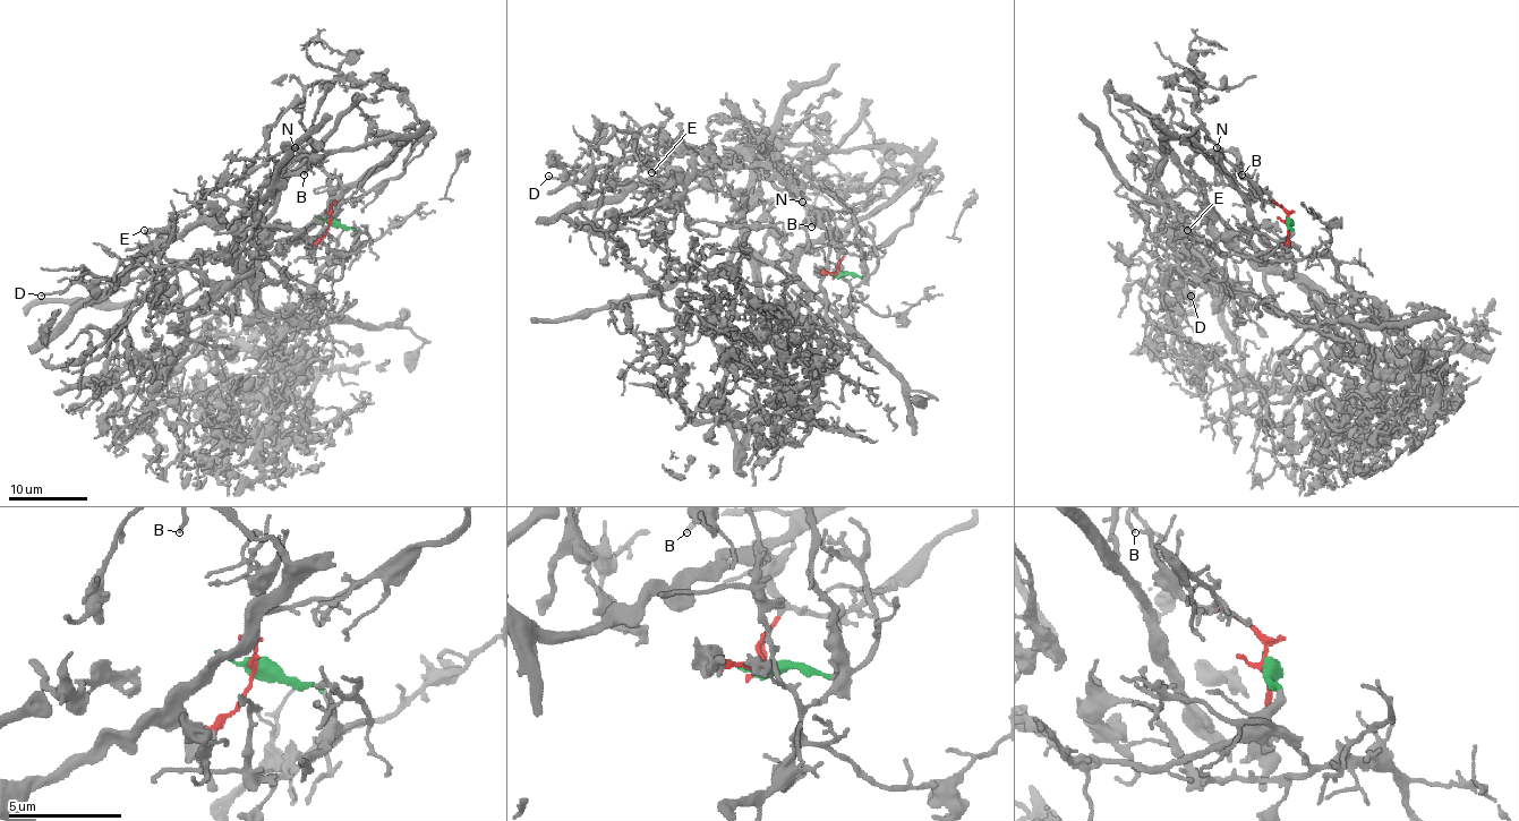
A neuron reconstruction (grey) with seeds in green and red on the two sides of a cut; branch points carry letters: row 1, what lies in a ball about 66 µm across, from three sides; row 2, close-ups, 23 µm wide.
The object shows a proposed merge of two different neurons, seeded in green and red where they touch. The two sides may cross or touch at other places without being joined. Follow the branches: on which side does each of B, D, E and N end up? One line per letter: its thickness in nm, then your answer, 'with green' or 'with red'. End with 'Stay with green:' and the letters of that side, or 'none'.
B: 150 nm thick; with red
D: 150 nm thick; with green
E: 150 nm thick; with green
N: 200 nm thick; with red
Stay with green: D, E

